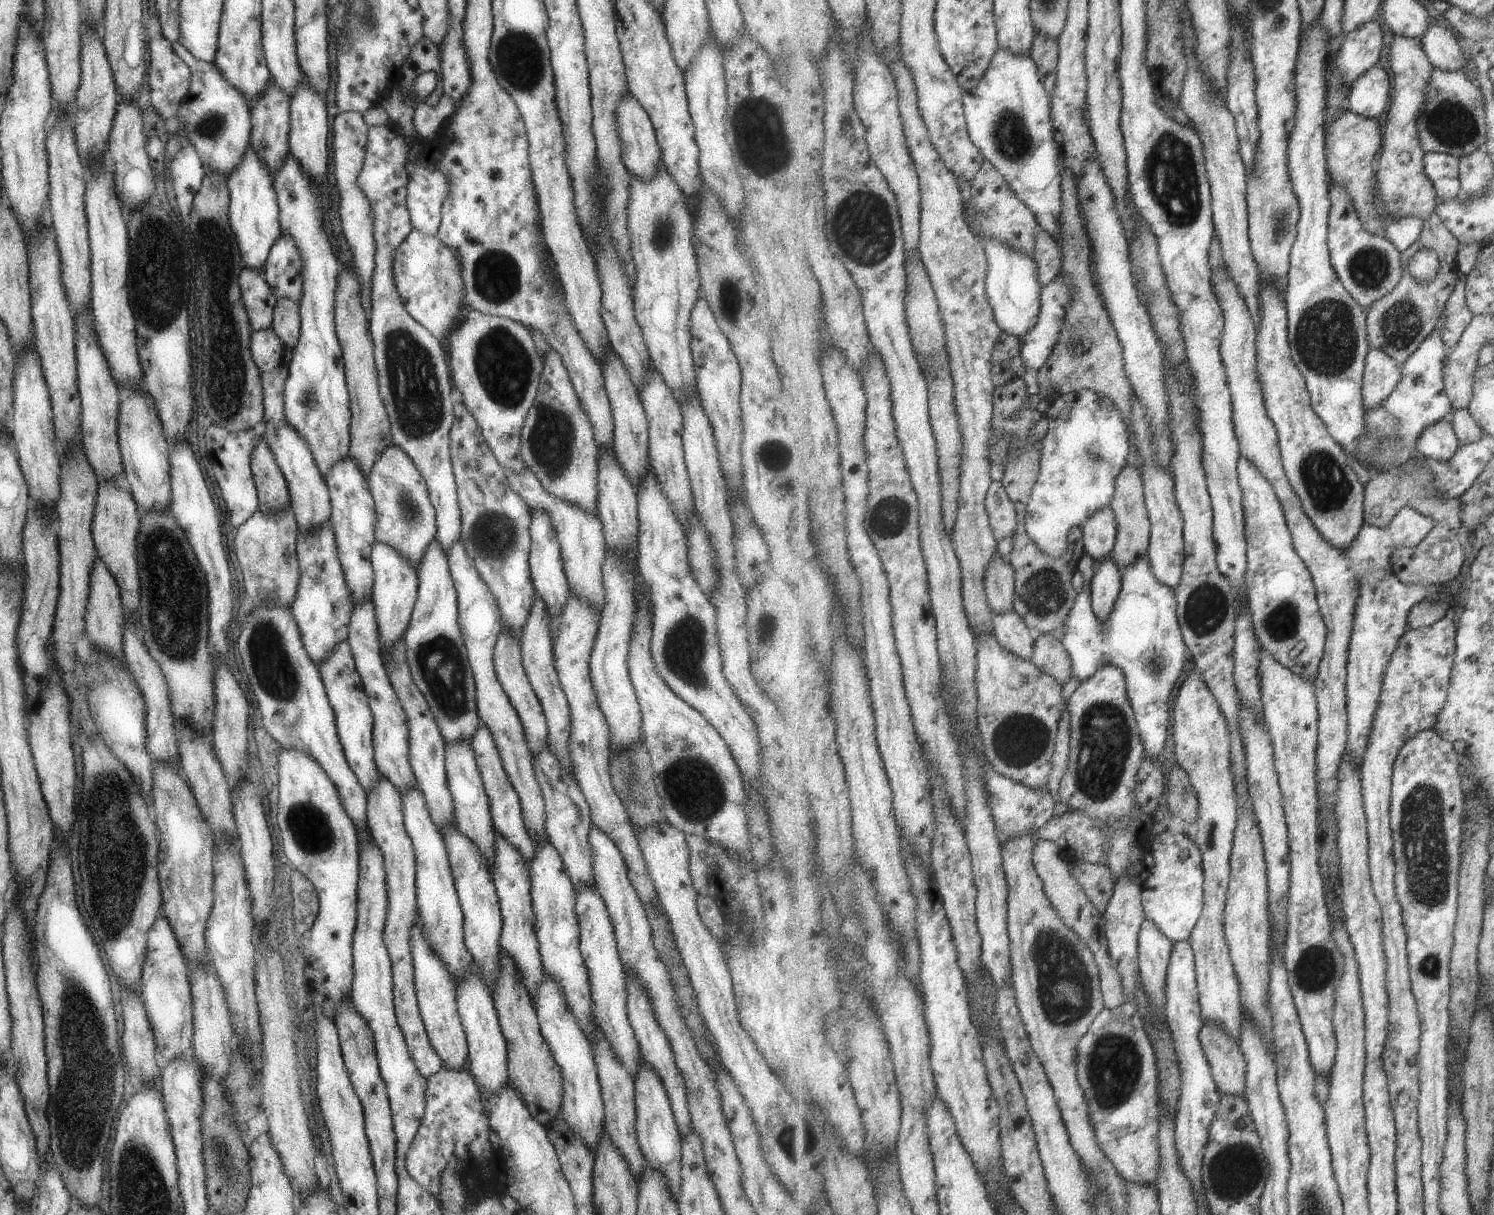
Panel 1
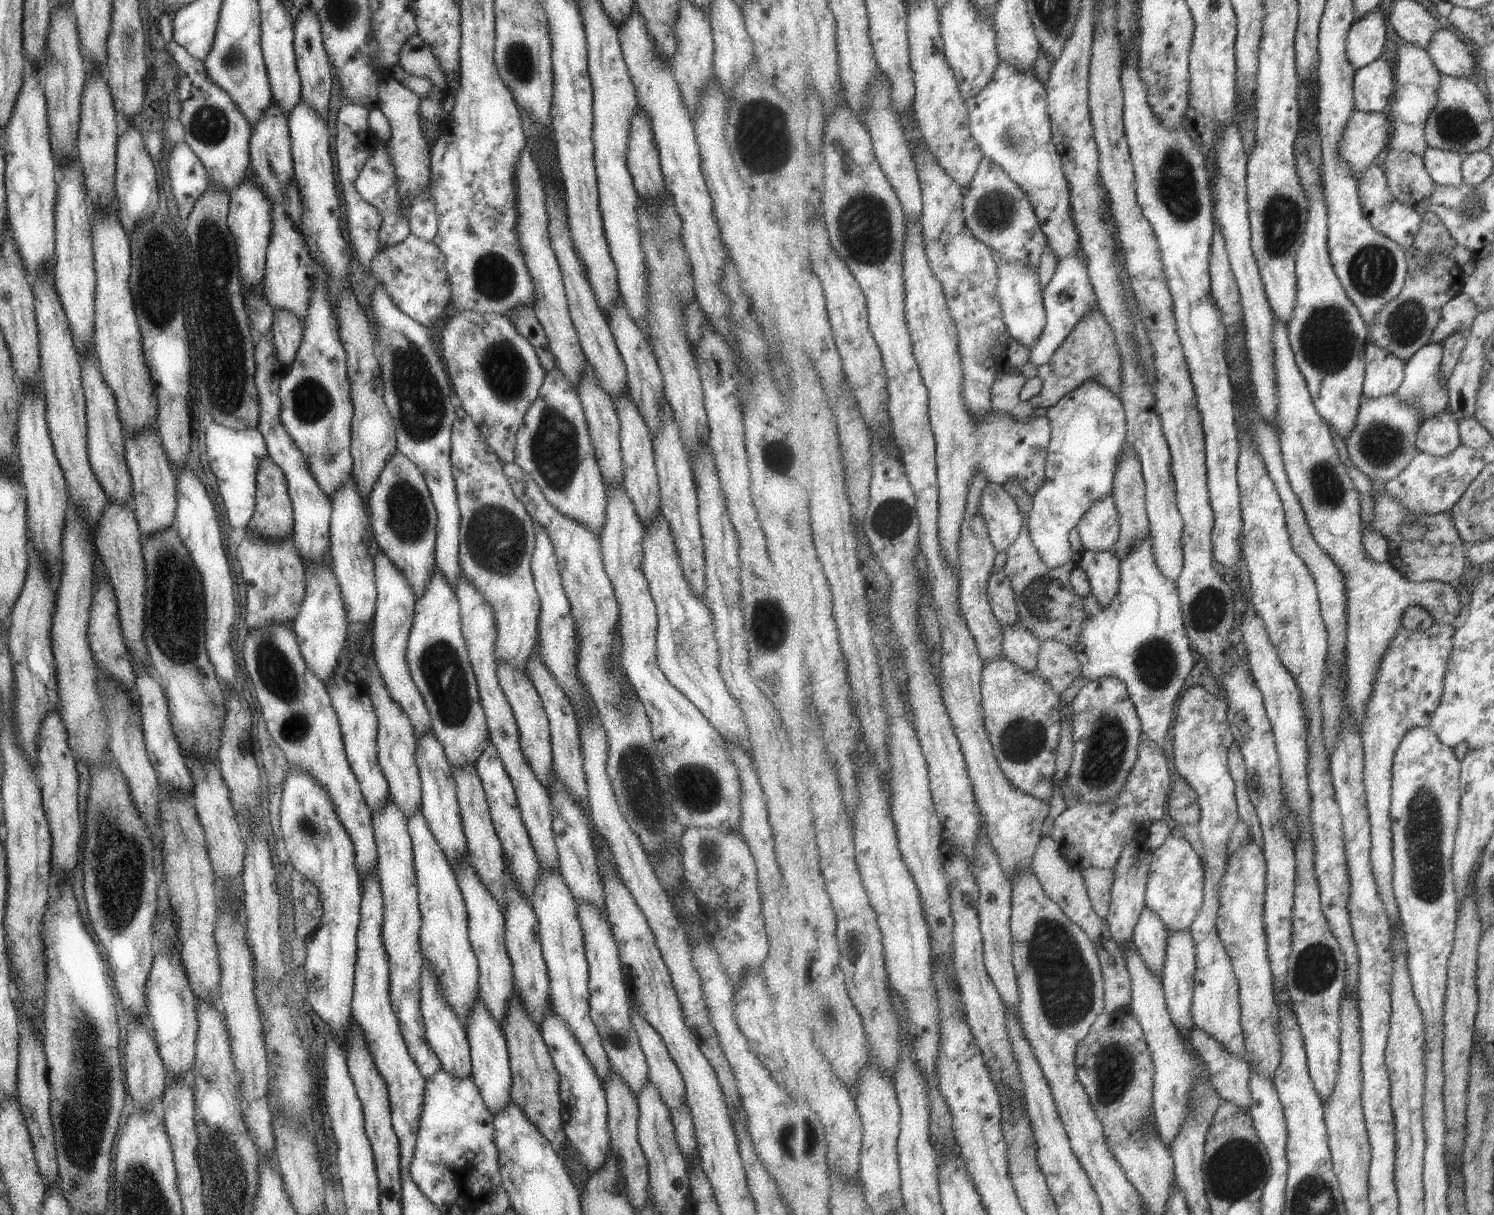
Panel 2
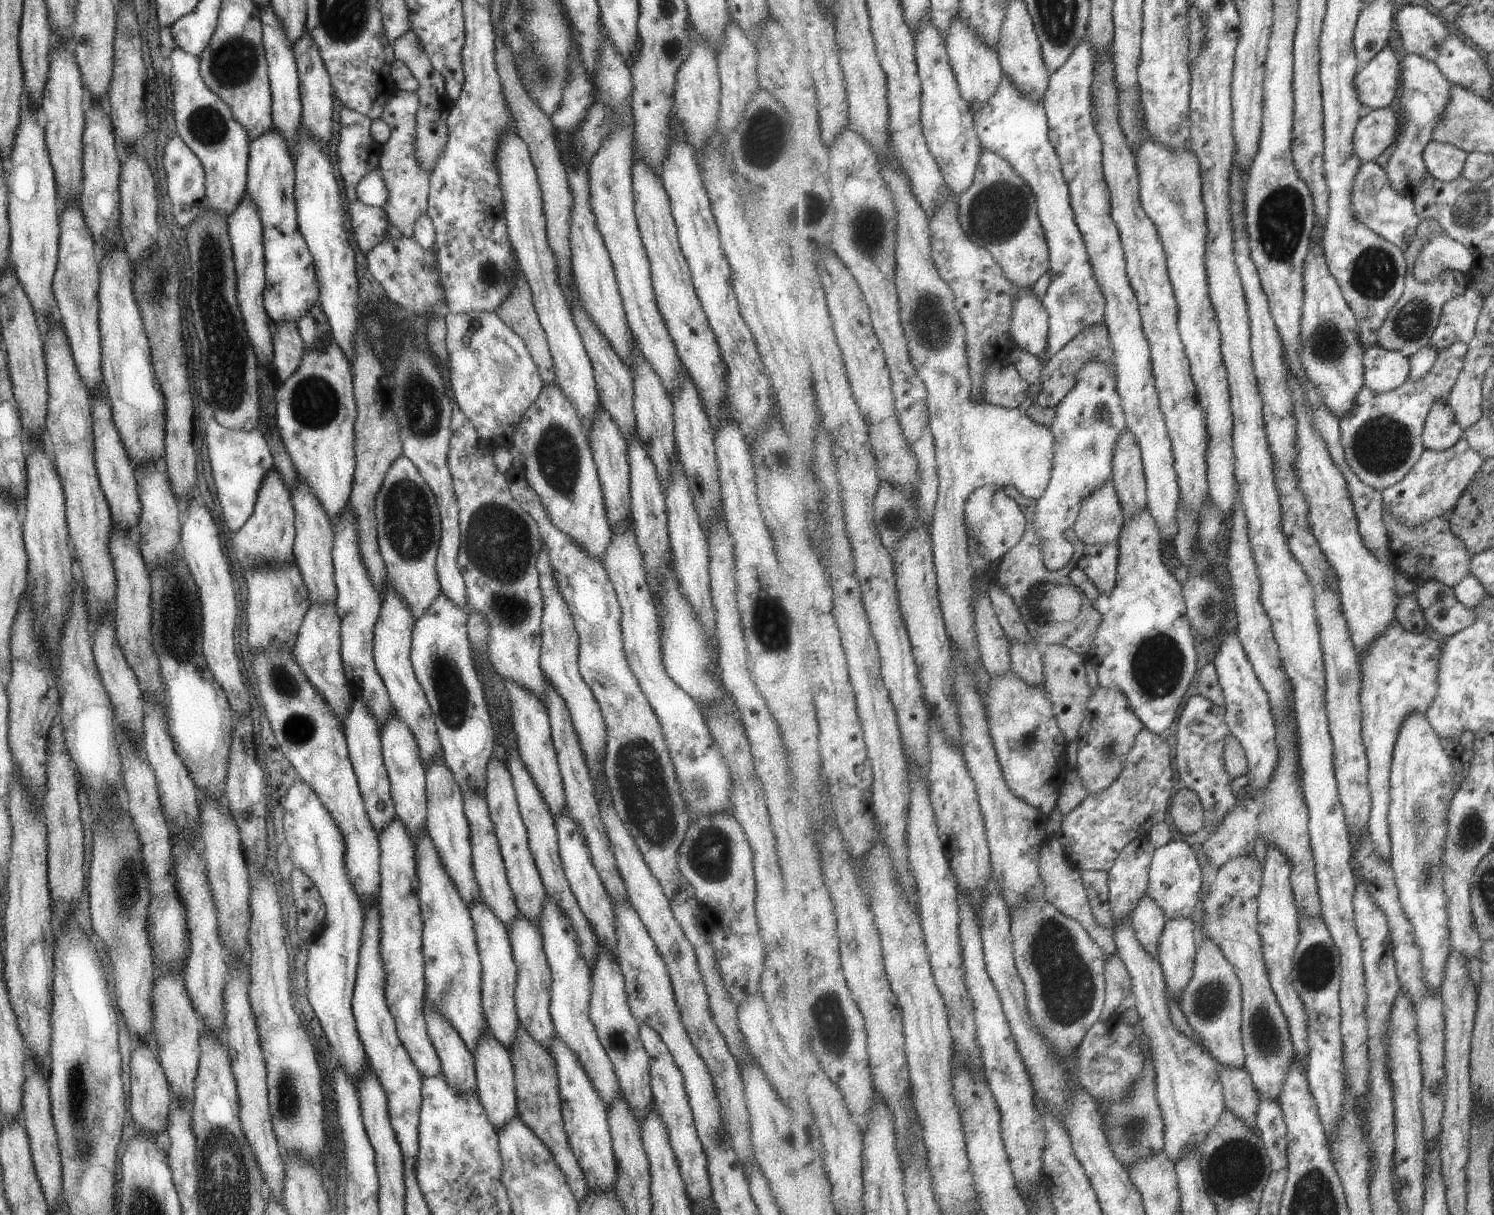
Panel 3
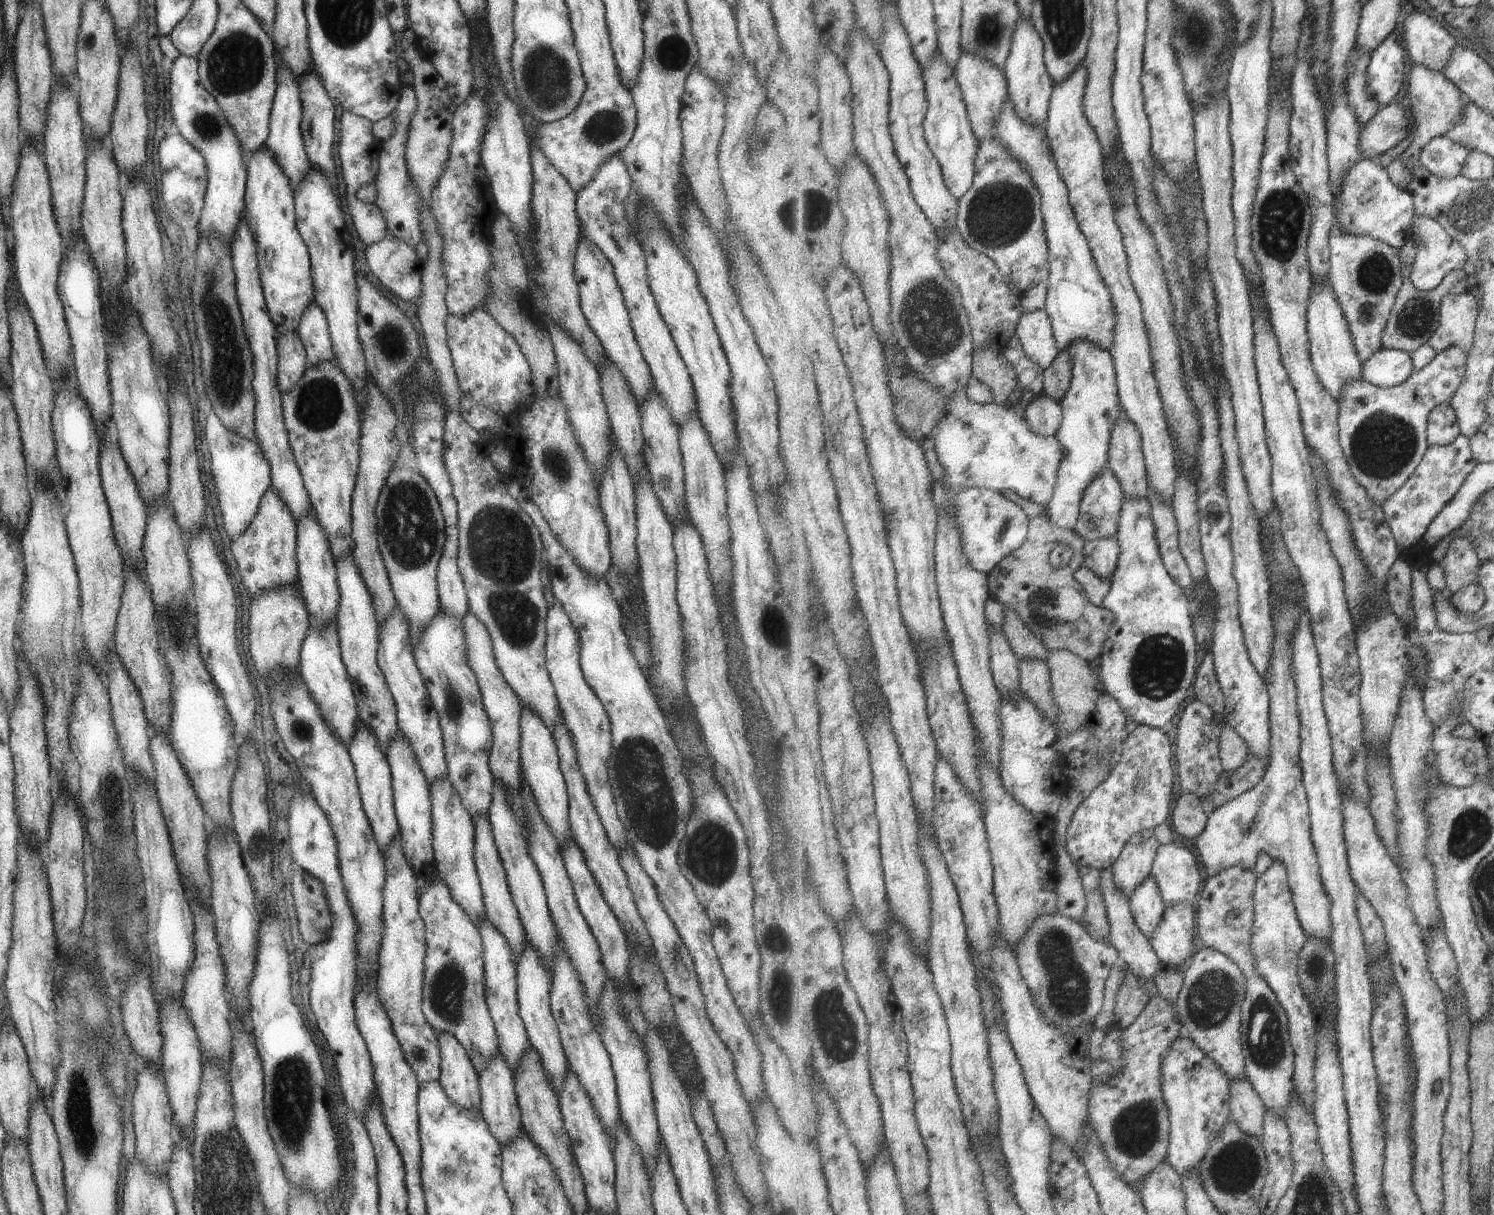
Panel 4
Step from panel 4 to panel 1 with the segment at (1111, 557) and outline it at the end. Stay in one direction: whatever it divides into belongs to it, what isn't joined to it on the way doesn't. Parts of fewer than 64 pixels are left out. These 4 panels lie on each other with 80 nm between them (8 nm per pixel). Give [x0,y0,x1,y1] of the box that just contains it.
[1092,559,1122,620]

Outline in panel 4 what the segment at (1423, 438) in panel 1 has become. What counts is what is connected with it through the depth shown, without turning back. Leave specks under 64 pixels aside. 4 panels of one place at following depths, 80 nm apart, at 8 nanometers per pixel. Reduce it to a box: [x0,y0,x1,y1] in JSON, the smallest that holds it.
[1428,403,1461,446]

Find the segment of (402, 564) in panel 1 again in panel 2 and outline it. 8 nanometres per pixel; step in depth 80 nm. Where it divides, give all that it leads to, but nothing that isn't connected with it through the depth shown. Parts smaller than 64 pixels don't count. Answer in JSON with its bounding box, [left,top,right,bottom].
[369,548,431,738]

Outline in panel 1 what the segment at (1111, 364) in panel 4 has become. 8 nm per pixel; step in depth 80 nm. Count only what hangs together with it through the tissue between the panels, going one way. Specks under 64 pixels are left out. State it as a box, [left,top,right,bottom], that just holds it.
[1026,389,1134,559]

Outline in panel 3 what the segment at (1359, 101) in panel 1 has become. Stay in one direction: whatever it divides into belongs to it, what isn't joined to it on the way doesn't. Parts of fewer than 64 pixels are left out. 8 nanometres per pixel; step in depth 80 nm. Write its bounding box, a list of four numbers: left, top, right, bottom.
[1356,46,1402,111]

